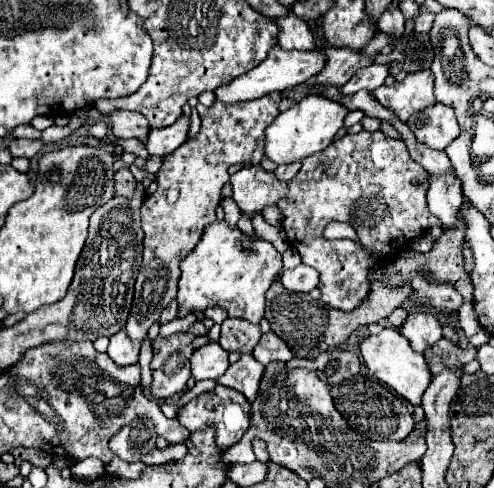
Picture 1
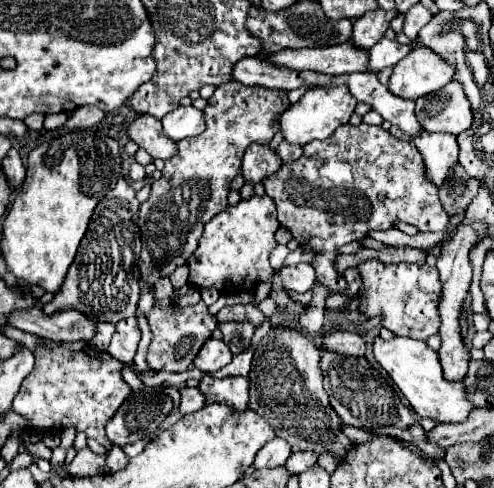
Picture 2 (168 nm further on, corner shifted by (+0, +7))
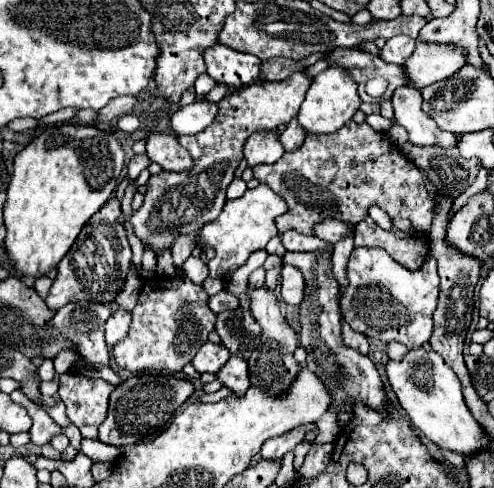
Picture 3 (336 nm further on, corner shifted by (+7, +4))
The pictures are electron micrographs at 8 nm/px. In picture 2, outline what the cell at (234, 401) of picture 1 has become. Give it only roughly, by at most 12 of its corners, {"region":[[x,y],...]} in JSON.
{"region":[[205,376],[199,390],[205,404],[223,402],[247,410],[247,378]]}

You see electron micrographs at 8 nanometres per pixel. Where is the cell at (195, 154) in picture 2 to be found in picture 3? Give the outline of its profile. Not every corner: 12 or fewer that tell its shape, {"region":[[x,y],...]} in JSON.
{"region":[[312,77],[254,83],[178,137],[190,173],[148,179],[134,233],[160,253],[216,219],[246,139],[298,113]]}

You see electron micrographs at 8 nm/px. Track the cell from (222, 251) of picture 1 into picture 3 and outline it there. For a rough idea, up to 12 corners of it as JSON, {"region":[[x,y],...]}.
{"region":[[268,185],[226,201],[198,235],[210,277],[228,277],[278,235]]}

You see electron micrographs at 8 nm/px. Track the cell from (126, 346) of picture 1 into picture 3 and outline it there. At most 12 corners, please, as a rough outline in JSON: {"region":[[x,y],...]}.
{"region":[[118,307],[106,321],[110,349],[128,335],[132,315]]}

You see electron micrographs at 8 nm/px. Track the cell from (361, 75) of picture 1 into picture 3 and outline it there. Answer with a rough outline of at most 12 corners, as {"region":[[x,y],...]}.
{"region":[[396,35],[386,41],[380,57],[404,63],[412,55],[414,39]]}

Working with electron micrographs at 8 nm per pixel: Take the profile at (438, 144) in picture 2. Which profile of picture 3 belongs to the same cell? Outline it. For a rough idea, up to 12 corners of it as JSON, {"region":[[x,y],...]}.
{"region":[[400,87],[394,117],[414,145],[454,147],[456,135],[440,131],[422,111],[422,93]]}

